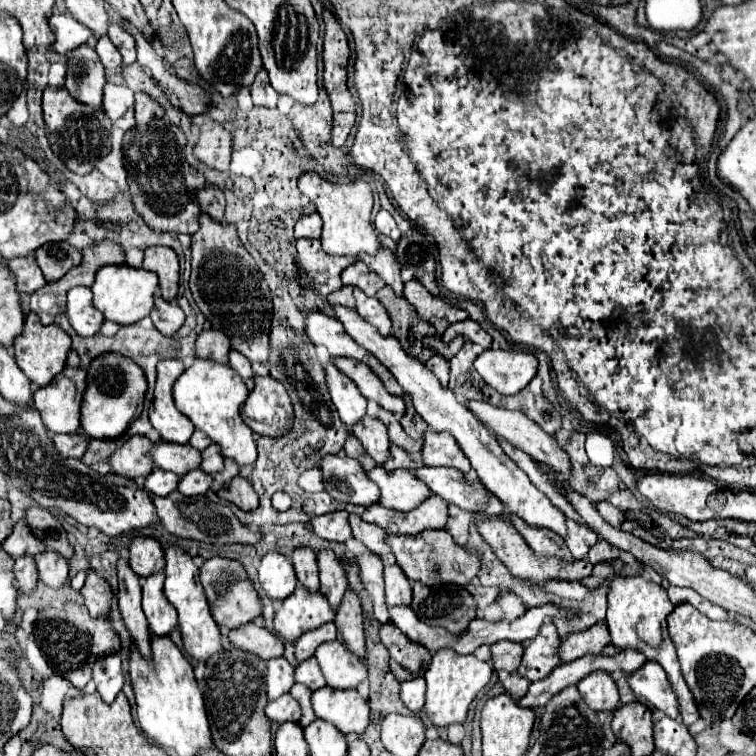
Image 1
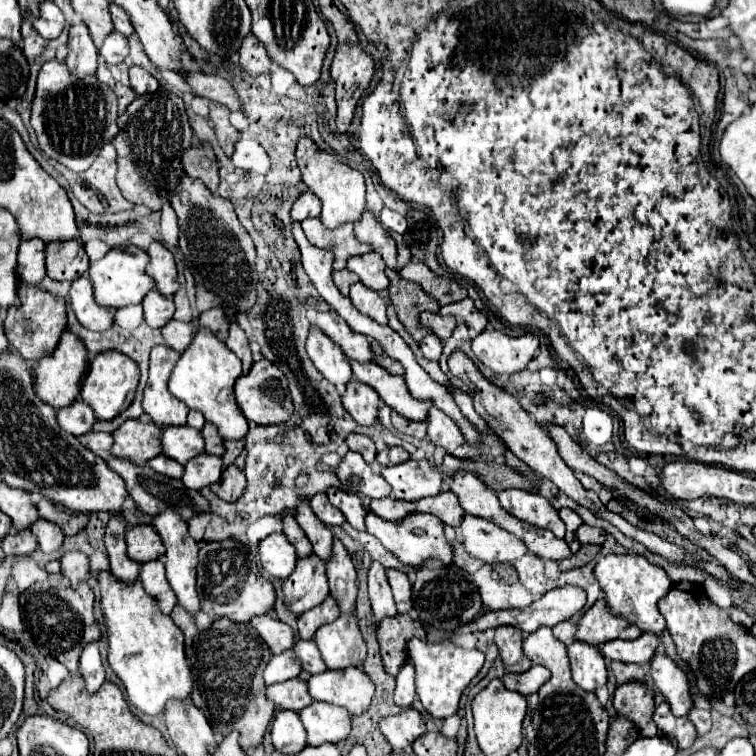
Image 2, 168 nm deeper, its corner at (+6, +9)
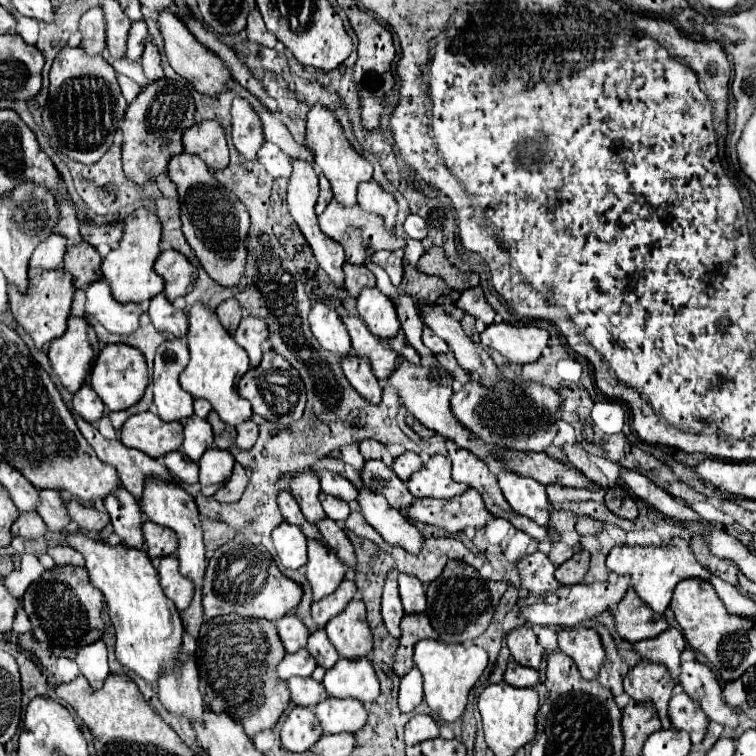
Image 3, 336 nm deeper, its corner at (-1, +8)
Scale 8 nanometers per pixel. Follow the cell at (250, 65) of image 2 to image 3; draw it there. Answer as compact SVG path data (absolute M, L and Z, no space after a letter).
M253 9L253 11L249 13L245 33L247 33L247 39L249 39L251 43L263 45L263 47L273 47L273 45L277 45L277 39L267 31L267 27L265 27L265 23L263 23L263 19L261 19L259 9Z

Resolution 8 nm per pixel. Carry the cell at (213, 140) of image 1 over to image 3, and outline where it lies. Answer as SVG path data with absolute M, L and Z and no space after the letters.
M235 97L233 103L231 103L231 123L233 123L231 129L233 129L235 149L245 159L255 159L257 149L261 147L265 137L263 137L259 117L251 109L251 105L241 97Z

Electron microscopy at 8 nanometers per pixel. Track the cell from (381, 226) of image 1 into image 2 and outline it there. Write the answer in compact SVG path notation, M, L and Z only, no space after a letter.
M384 208L384 210L380 212L380 222L382 222L388 230L398 232L398 234L404 234L404 232L406 232L406 228L408 228L406 218L404 218L402 214L398 214L398 212L394 212L394 210L390 210L390 208Z

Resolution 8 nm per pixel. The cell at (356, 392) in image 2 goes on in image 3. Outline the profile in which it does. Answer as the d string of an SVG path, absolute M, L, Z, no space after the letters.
M349 355L349 357L343 357L341 363L343 363L343 373L345 373L347 381L351 383L351 387L363 399L371 401L373 405L375 403L381 403L383 387L379 385L377 377L371 373L369 361L363 359L363 357L357 357L357 355Z

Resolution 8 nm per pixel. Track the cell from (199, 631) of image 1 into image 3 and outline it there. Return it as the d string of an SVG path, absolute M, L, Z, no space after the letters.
M147 479L145 483L145 493L143 499L139 501L145 517L157 525L169 527L177 533L179 547L177 547L177 559L179 559L179 571L183 577L189 581L197 583L205 575L207 559L205 559L205 545L203 545L203 535L201 535L201 523L199 523L199 511L193 501L193 497L181 487L175 487L171 483L163 483L161 479Z

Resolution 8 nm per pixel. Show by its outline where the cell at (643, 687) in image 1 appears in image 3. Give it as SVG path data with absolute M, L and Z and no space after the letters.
M685 661L681 663L679 673L679 685L681 689L701 705L703 713L721 725L729 725L735 729L737 725L737 713L727 707L727 703L721 697L721 687L713 675L713 671L699 663L699 661Z

